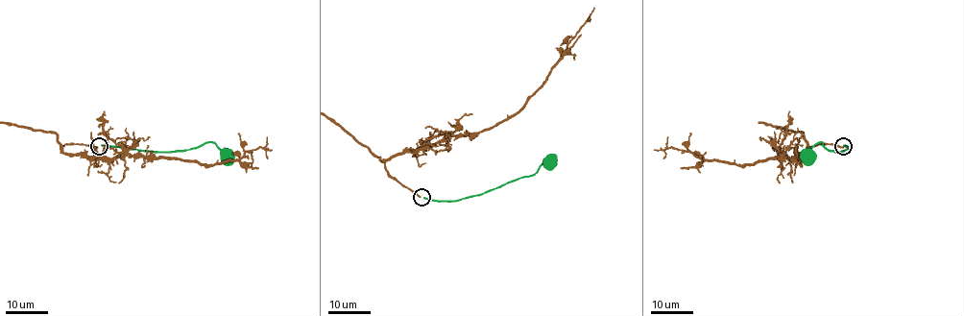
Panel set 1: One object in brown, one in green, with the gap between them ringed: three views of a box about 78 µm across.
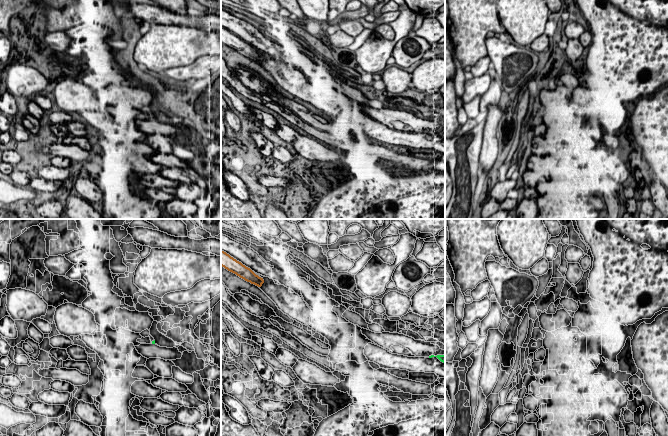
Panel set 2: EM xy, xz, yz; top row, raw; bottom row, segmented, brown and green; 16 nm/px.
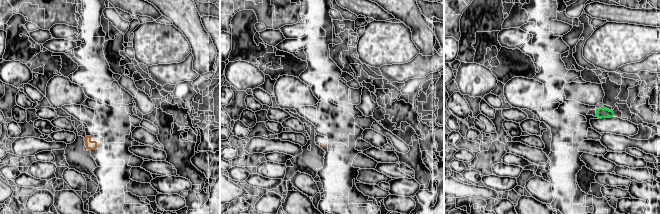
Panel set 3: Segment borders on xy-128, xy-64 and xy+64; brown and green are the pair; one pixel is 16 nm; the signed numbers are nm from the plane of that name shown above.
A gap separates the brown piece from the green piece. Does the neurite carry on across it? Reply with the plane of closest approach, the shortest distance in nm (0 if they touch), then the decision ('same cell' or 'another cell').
view xz; gap 2900 nm; another cell

